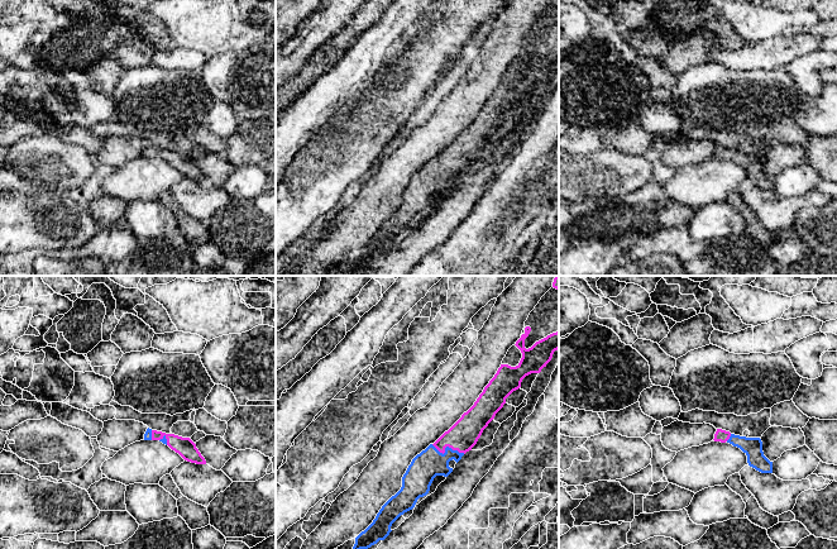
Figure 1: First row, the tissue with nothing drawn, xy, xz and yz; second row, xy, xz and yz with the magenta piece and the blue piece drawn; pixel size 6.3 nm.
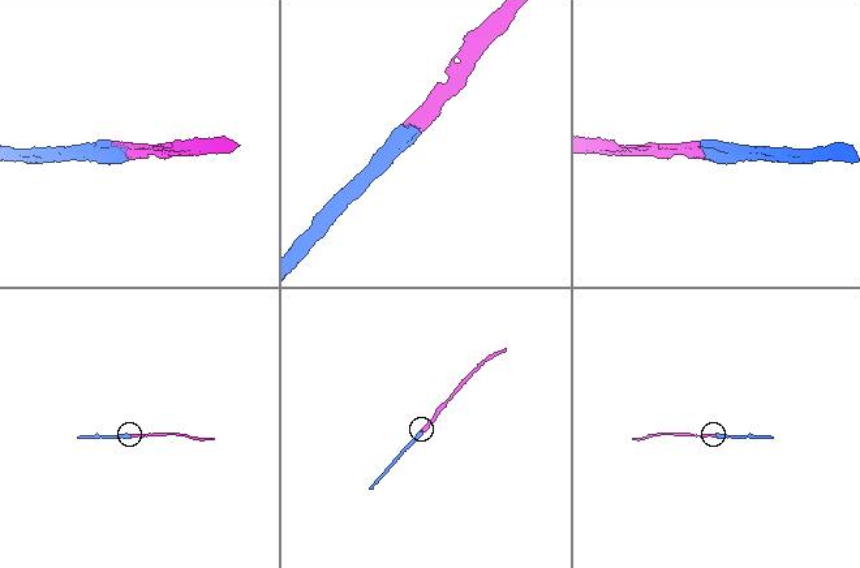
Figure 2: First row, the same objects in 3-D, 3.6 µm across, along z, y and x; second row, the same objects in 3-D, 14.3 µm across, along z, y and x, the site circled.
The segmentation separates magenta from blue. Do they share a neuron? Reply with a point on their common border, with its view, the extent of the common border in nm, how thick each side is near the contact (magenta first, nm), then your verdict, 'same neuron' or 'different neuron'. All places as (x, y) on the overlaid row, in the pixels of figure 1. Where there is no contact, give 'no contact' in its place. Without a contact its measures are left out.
contact xz (446, 445); length 220 nm; calibres 190 and 180 nm; same neuron

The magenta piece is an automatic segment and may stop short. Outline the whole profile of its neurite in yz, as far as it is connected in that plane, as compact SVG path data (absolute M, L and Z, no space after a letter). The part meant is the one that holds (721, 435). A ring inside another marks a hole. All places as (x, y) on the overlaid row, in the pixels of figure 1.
M717 429L714 441L730 443L740 448L747 455L747 463L761 473L773 473L773 462L770 462L762 452L762 441L760 438L746 438L731 434L730 431Z

